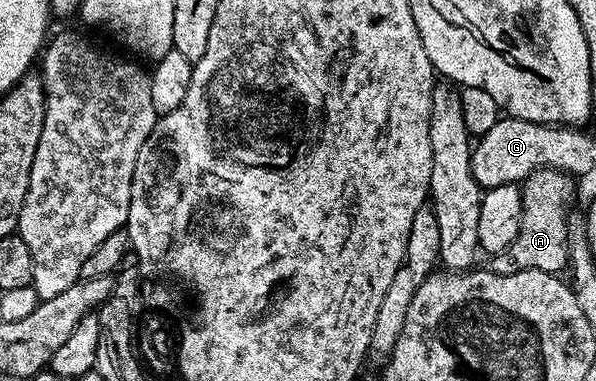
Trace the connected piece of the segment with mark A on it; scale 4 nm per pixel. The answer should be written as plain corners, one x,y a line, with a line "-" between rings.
537,168
529,173
519,185
522,198
522,218
518,226
518,236
506,250
495,253
491,257
491,271
498,274
518,274
522,270
542,270
553,274
561,273
561,269
567,269
570,264
570,239
568,240
568,207
576,196
577,181
568,172
561,168

